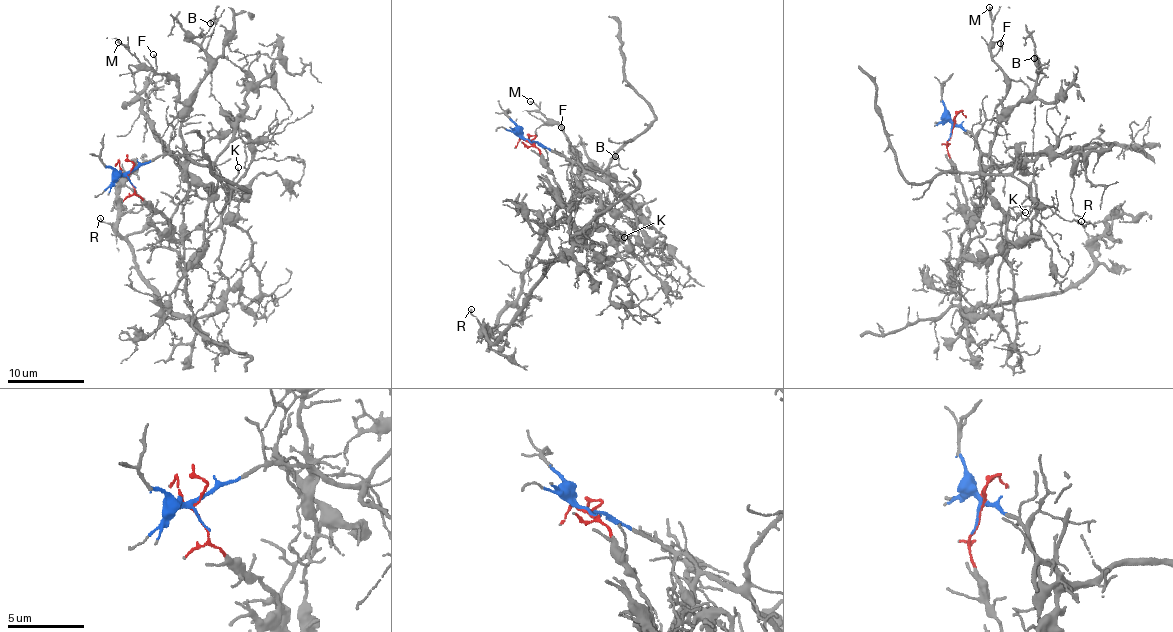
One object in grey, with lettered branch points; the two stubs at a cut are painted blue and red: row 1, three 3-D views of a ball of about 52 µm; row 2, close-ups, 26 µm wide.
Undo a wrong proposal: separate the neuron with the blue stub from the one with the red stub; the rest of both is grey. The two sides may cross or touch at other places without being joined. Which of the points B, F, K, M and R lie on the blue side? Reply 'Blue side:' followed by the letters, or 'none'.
Blue side: B, F, K, M

